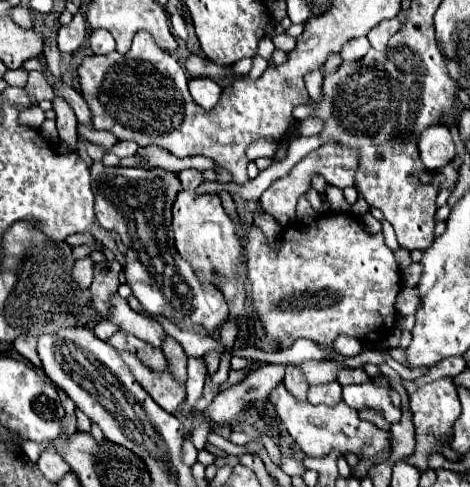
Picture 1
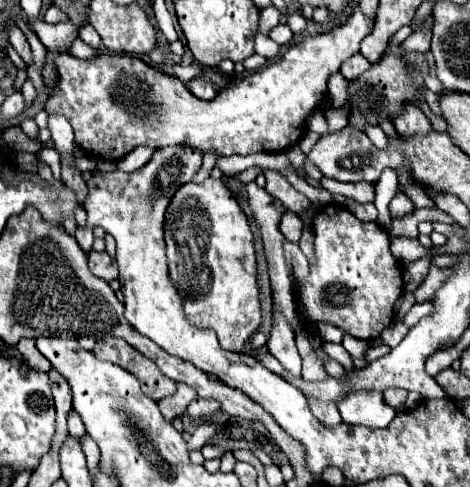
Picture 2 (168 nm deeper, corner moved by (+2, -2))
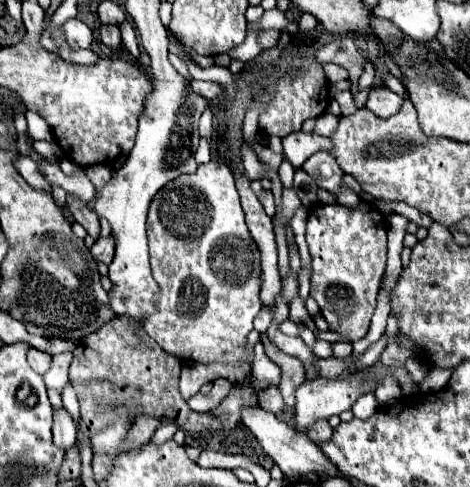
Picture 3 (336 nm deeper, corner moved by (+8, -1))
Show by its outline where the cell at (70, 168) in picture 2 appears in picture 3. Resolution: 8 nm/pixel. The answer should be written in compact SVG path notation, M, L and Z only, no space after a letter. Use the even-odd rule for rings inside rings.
M68 195L66 199L66 205L68 209L72 211L72 217L74 221L78 221L94 239L98 239L98 233L100 233L100 223L98 223L98 217L96 213L84 203L80 201L76 195Z

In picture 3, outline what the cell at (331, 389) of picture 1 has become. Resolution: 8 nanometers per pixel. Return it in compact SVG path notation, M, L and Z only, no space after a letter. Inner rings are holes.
M320 419L320 421L316 421L316 423L308 429L308 437L310 437L314 443L328 441L328 439L332 437L332 427L330 427L328 419Z

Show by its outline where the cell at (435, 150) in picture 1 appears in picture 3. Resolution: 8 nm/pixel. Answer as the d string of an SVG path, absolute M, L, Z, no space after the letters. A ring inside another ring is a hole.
M376 87L372 93L370 93L370 97L368 97L368 101L366 101L366 107L374 113L374 115L378 115L378 117L382 117L382 119L388 119L388 117L392 117L392 115L396 115L400 109L402 109L402 103L404 103L404 99L402 97L398 97L396 93L392 93L388 87Z

